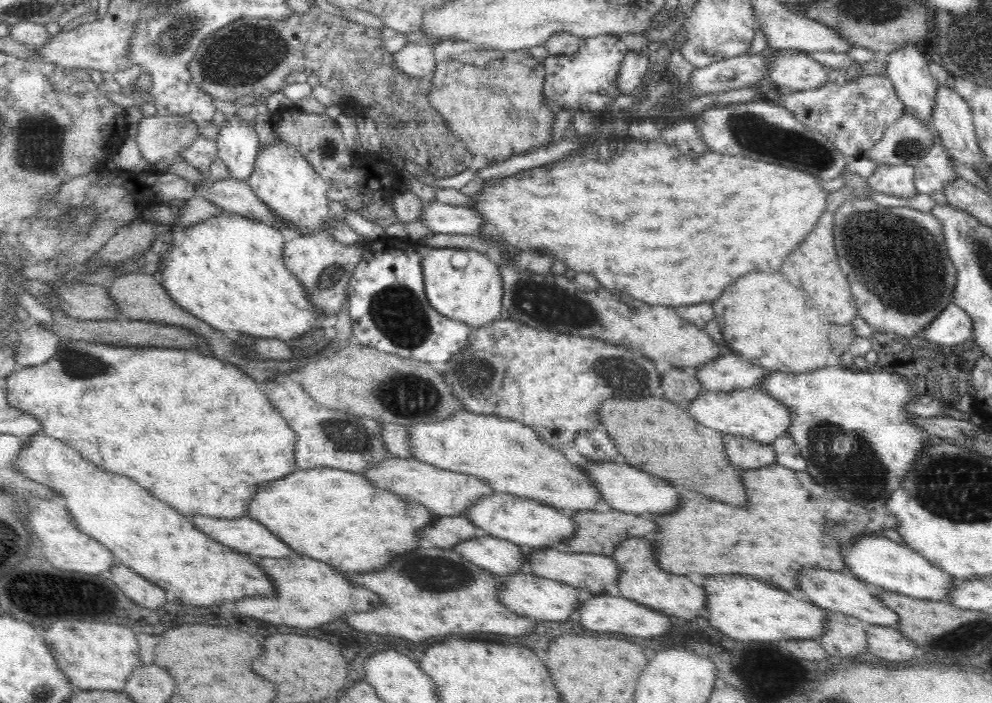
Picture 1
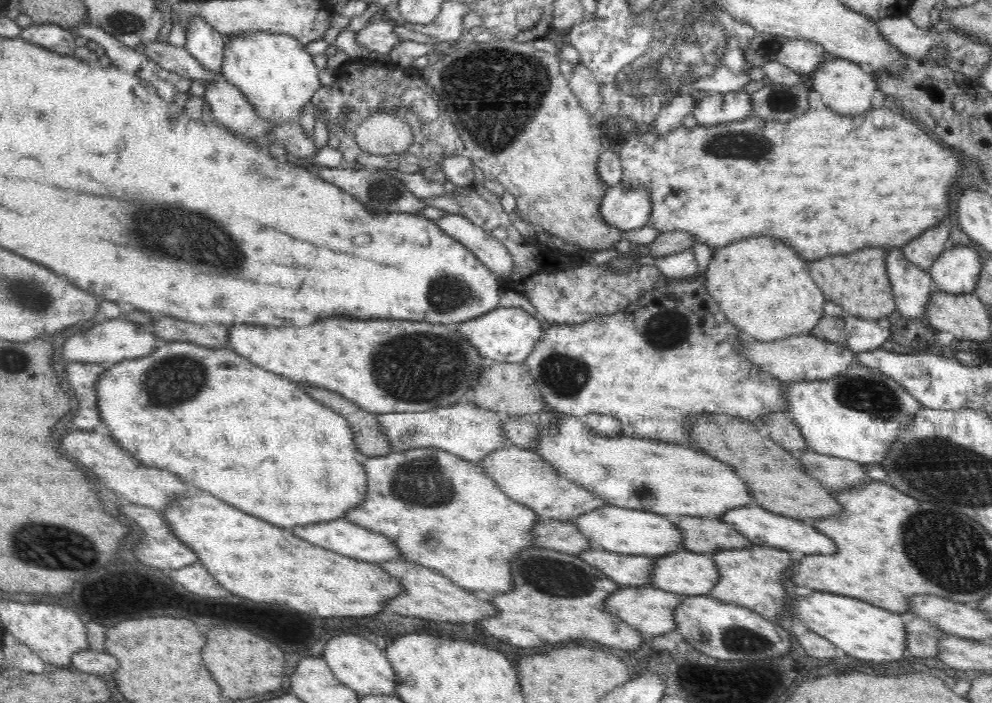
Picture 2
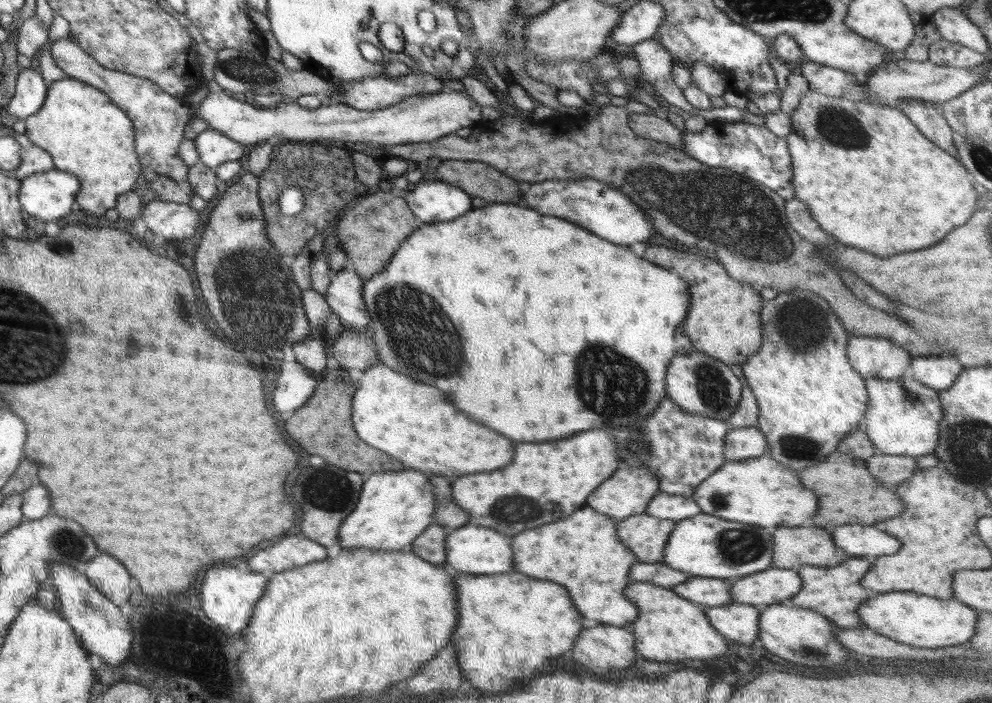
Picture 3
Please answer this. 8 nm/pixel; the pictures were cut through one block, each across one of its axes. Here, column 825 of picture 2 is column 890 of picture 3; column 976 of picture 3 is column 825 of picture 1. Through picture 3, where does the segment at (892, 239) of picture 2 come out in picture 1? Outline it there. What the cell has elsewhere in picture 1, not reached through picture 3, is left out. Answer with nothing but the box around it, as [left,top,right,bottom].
[471,138,829,307]

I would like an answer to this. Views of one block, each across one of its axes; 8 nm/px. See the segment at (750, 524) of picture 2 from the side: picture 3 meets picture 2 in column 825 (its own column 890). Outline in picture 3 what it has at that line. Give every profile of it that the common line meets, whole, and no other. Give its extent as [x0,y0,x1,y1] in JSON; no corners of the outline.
[832,526,902,559]

